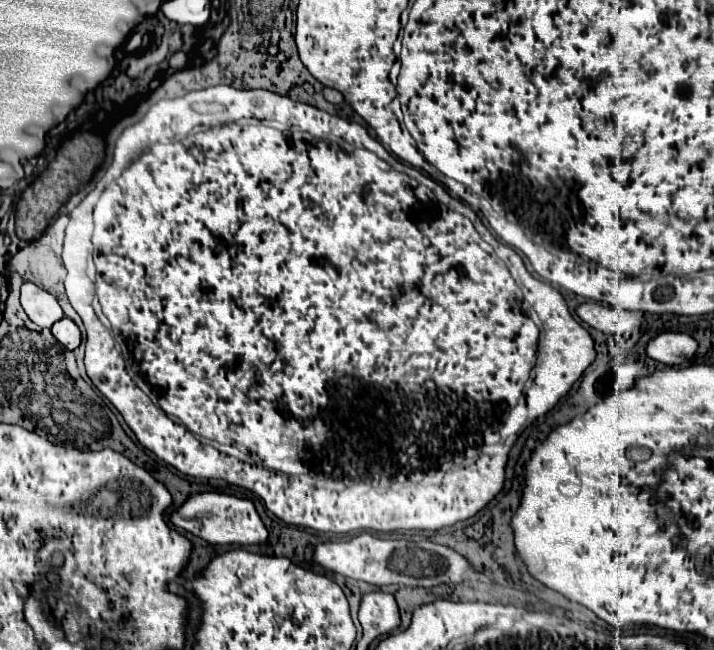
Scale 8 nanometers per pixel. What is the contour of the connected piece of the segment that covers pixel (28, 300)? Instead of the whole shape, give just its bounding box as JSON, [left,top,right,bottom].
[20,281,64,327]

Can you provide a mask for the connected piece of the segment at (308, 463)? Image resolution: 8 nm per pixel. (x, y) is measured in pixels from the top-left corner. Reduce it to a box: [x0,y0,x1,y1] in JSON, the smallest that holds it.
[62,85,596,533]

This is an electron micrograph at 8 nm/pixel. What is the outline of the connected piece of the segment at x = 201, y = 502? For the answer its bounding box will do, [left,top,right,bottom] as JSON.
[170,493,268,545]

